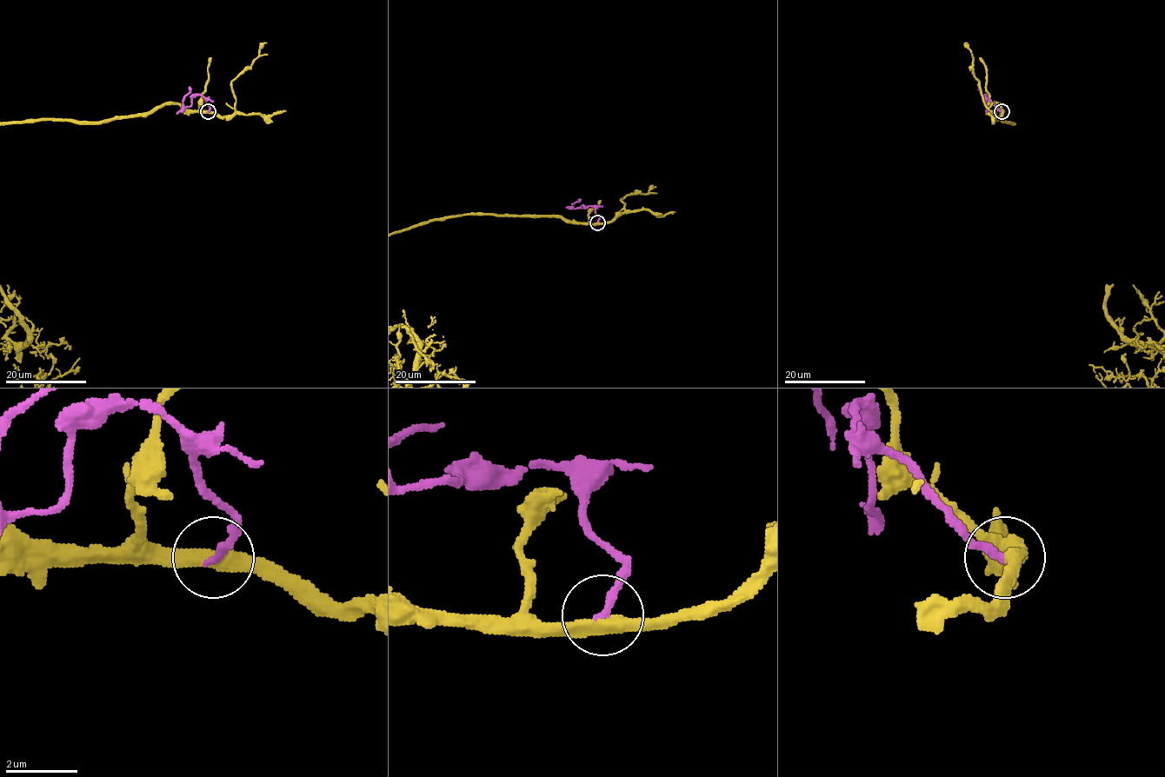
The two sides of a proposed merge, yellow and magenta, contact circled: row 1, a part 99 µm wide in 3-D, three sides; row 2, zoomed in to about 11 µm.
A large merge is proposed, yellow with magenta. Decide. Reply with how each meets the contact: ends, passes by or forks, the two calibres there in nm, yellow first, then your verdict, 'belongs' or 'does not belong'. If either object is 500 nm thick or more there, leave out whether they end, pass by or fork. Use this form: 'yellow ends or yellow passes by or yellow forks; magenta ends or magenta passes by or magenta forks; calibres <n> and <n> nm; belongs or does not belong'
yellow passes by; magenta ends; calibres 400 and 240 nm; does not belong

